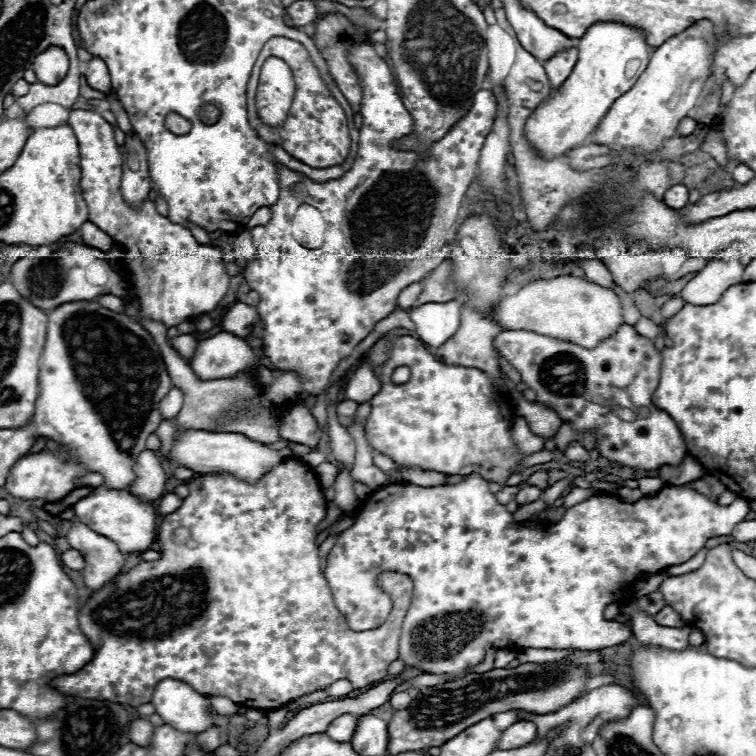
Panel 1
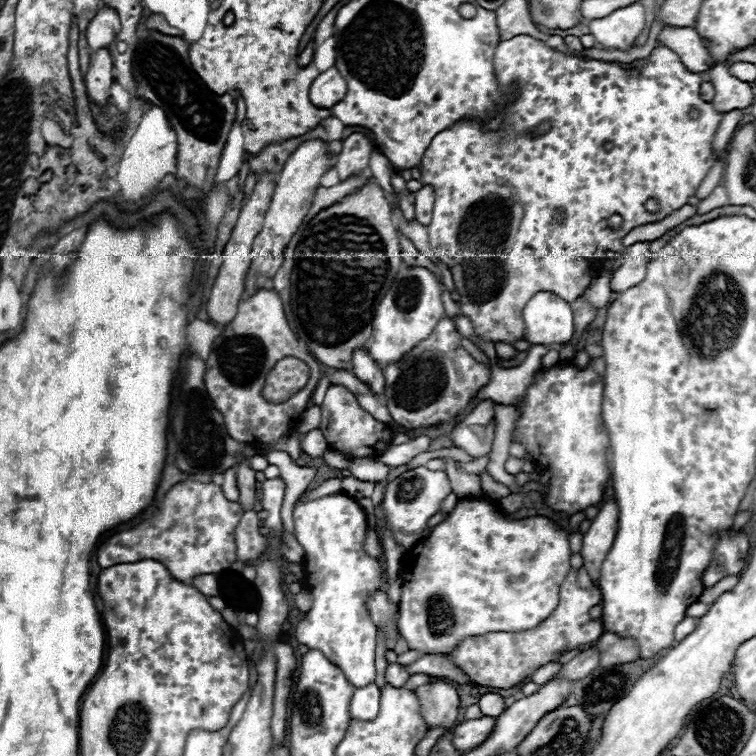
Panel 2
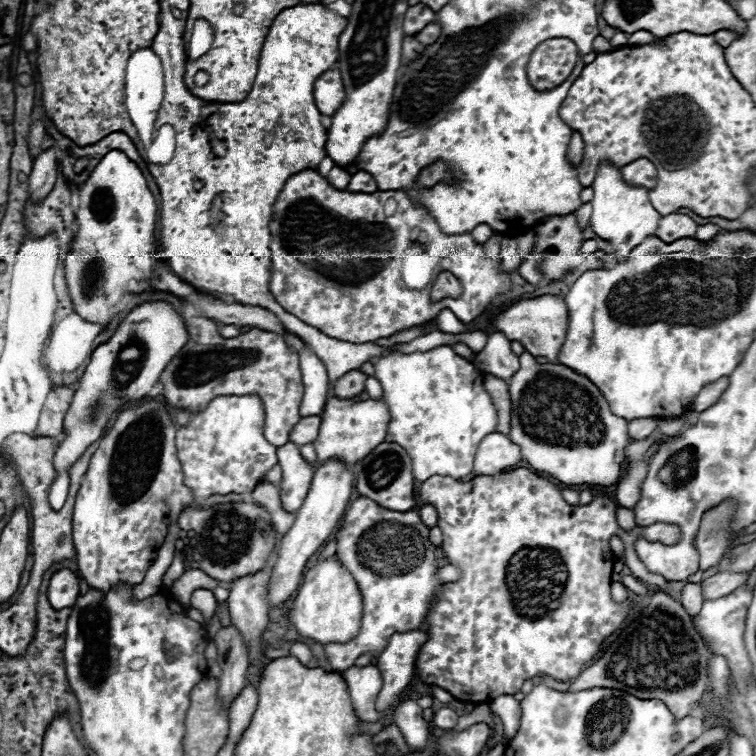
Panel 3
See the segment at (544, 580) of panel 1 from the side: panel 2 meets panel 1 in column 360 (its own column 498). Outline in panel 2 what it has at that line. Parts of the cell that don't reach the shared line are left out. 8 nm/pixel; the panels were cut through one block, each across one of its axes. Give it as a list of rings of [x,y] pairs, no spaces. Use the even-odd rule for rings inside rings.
[[[462,498],[458,500],[456,508],[448,514],[448,518],[438,524],[432,534],[422,542],[412,548],[414,554],[410,554],[410,562],[406,564],[406,568],[402,572],[408,572],[406,582],[402,584],[402,598],[400,598],[400,620],[398,620],[398,632],[400,636],[408,642],[410,650],[418,650],[422,654],[444,654],[448,656],[464,638],[468,636],[482,636],[488,632],[498,632],[498,630],[508,630],[508,632],[518,632],[518,630],[530,630],[534,626],[538,626],[542,620],[546,620],[558,606],[558,592],[560,592],[560,584],[564,582],[564,578],[570,572],[570,546],[568,546],[568,532],[562,528],[556,528],[548,518],[544,516],[532,516],[532,518],[524,518],[524,520],[510,520],[506,518],[488,498]]]

